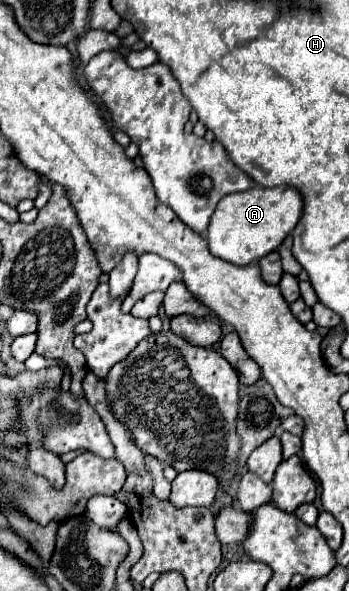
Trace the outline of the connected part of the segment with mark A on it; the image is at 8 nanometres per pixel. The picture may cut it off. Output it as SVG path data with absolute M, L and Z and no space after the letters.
M251 187L241 193L229 193L219 203L211 215L207 227L207 243L213 255L225 259L233 265L249 265L259 261L267 253L275 251L281 241L293 231L303 213L303 201L297 189L281 187Z

